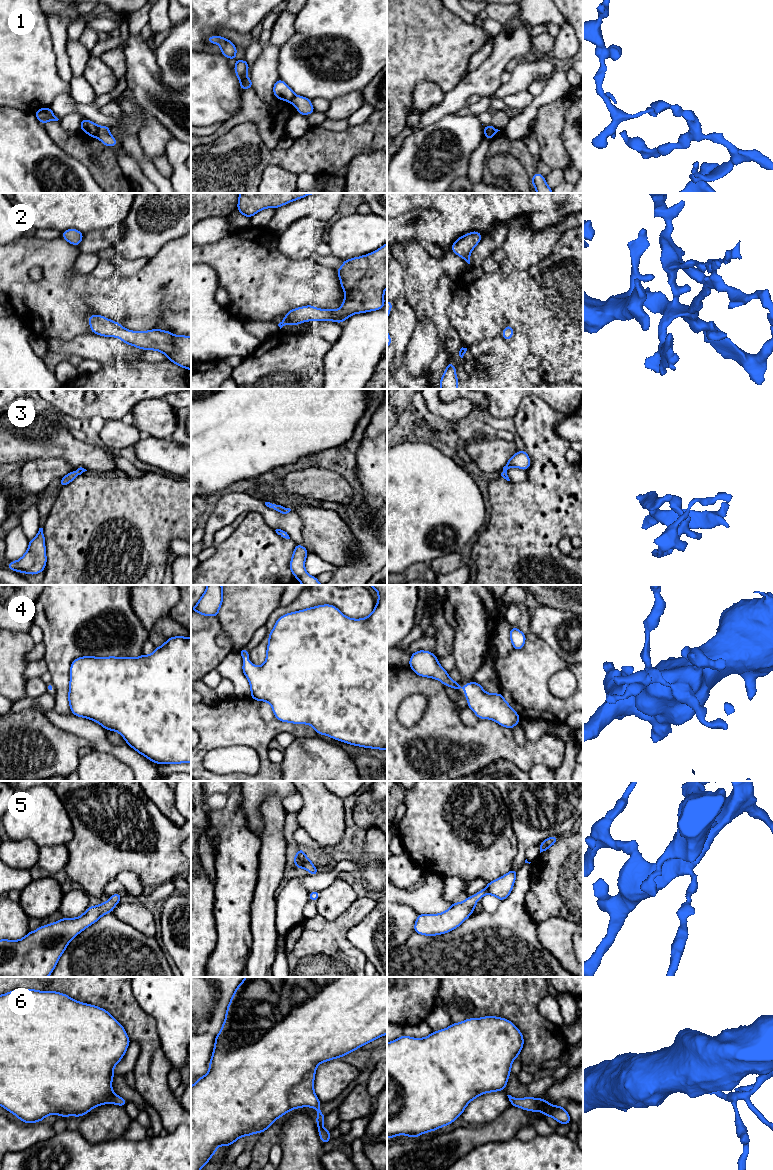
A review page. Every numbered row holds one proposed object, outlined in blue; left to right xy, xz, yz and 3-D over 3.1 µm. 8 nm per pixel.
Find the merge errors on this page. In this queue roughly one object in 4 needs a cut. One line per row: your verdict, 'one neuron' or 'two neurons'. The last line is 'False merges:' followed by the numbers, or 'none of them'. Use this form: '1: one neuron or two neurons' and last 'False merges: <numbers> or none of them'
1: two neurons
2: one neuron
3: one neuron
4: one neuron
5: one neuron
6: one neuron
False merges: 1

